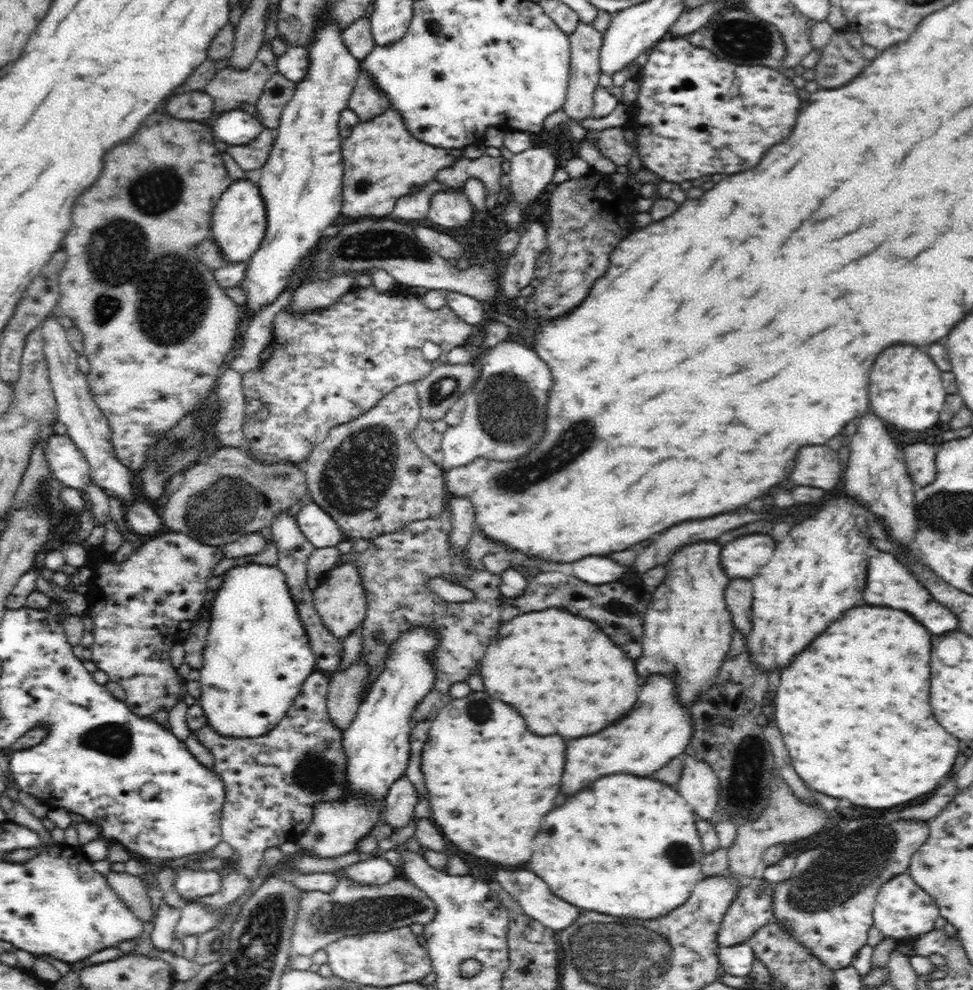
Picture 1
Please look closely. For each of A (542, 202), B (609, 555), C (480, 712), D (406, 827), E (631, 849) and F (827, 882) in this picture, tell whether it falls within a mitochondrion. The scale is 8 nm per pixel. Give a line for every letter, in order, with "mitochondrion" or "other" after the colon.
A: other
B: other
C: mitochondrion
D: other
E: other
F: mitochondrion

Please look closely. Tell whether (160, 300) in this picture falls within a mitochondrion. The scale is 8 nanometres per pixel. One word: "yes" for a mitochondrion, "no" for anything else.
yes

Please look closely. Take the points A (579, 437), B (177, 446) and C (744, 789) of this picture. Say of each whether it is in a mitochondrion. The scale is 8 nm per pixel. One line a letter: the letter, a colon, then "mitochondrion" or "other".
A: mitochondrion
B: mitochondrion
C: mitochondrion

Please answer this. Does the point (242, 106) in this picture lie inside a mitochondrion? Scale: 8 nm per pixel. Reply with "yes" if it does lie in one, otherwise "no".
no

